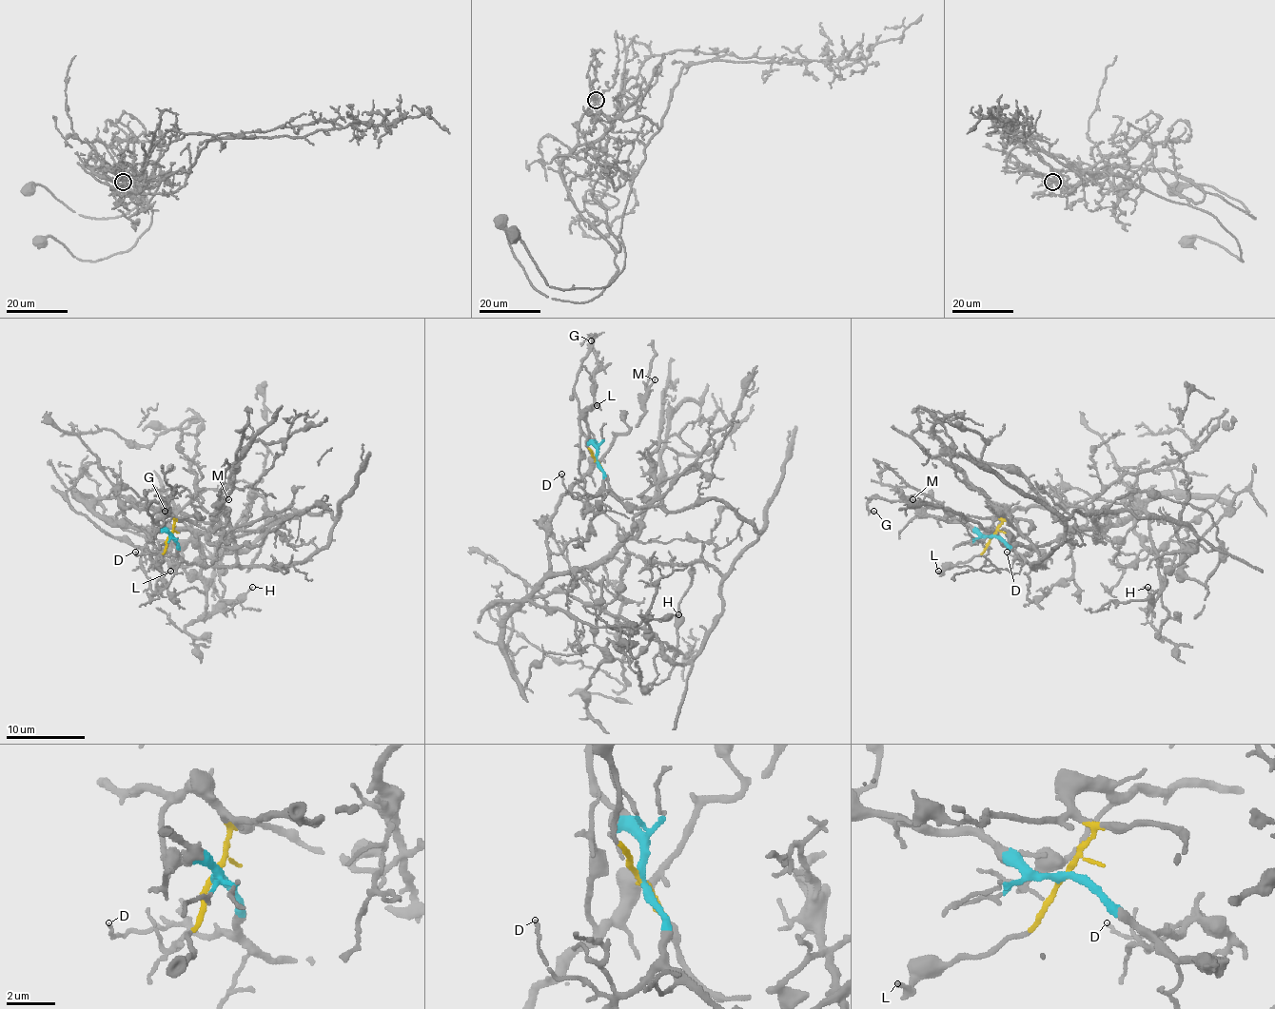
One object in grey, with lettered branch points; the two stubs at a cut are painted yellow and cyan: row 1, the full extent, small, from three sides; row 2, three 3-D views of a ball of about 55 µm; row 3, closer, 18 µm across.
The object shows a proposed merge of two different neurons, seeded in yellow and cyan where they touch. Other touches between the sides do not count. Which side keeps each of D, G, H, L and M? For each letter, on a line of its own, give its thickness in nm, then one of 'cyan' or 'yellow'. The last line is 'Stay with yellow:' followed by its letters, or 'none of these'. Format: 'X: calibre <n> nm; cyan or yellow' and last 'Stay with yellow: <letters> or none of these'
D: calibre 120 nm; cyan
G: calibre 170 nm; cyan
H: calibre 120 nm; yellow
L: calibre 170 nm; yellow
M: calibre 110 nm; yellow
Stay with yellow: H, L, M

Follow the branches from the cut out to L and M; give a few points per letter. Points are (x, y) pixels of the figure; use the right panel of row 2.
L: (993, 537), (979, 554), (942, 572), (937, 571)
M: (993, 537), (1001, 523), (995, 517), (953, 515), (912, 499)

